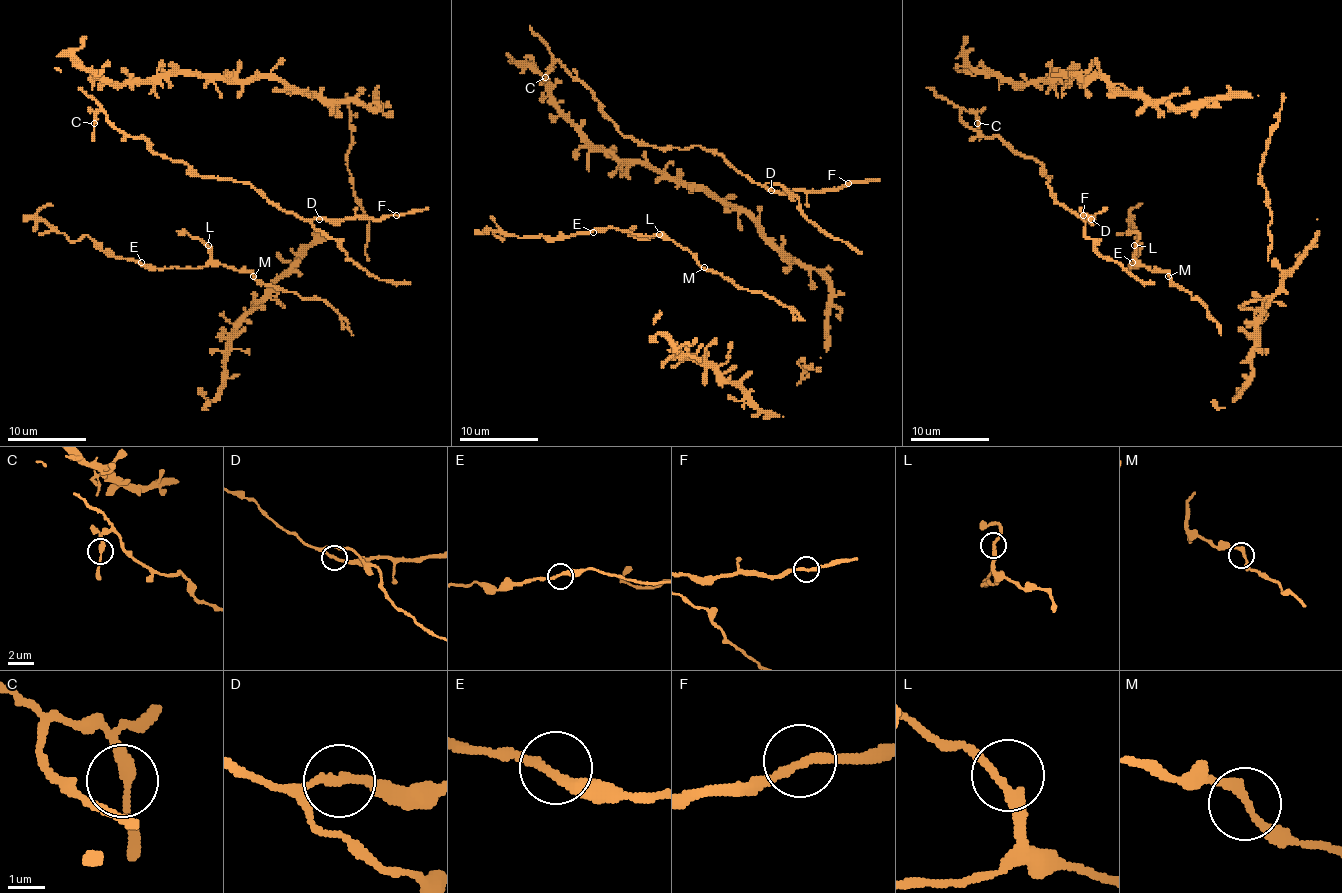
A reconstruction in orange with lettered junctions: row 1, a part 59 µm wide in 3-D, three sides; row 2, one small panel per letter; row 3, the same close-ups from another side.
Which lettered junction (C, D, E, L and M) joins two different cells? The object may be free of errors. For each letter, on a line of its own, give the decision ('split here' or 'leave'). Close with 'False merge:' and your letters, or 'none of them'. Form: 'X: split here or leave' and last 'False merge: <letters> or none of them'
C: leave
D: split here
E: leave
L: leave
M: leave
False merge: D

